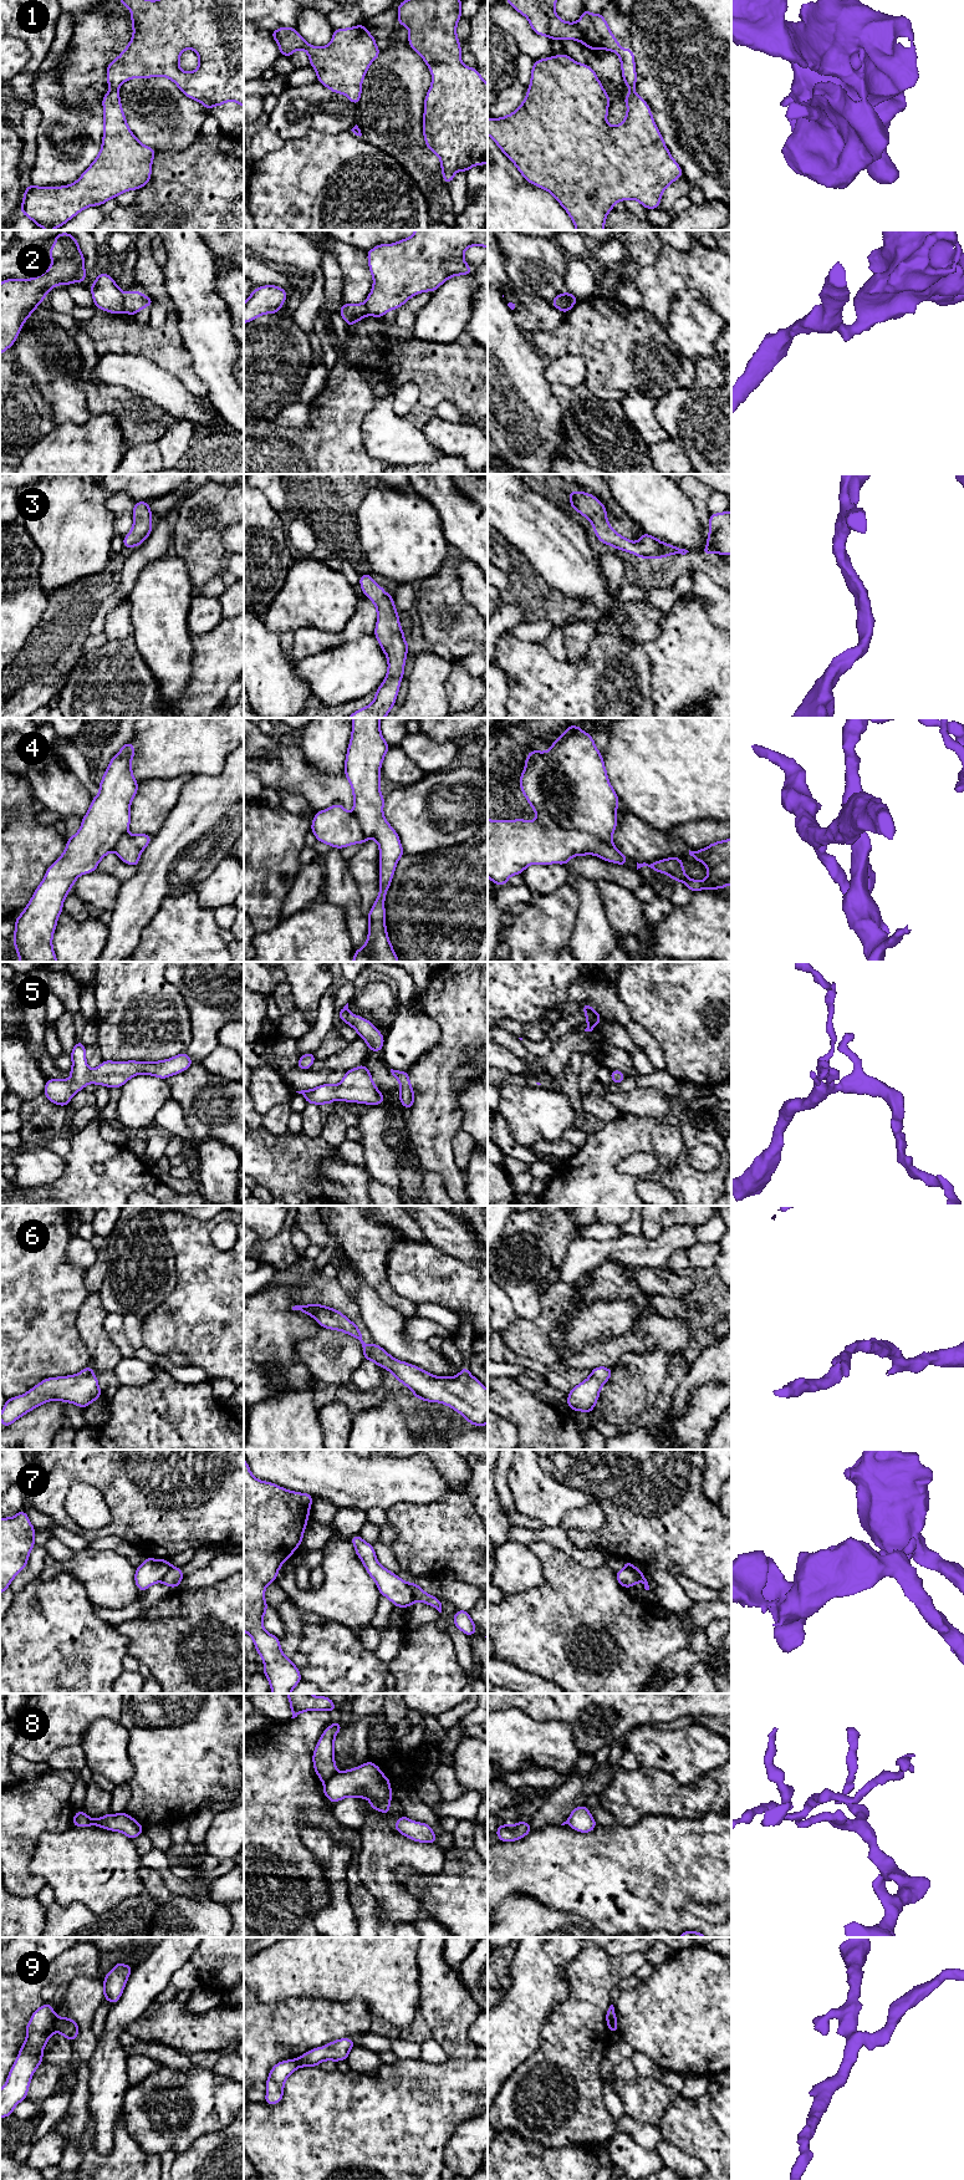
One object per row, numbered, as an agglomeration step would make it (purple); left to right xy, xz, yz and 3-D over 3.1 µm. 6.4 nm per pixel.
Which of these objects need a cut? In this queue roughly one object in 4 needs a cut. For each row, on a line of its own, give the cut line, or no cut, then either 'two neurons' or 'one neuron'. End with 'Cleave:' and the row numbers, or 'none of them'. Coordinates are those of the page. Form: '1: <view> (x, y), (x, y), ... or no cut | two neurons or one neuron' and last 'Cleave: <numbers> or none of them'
1: xy (111, 88), (117, 90) | two neurons
2: yz (564, 293), (569, 301), (569, 310) | two neurons
3: no cut | one neuron
4: yz (535, 820), (547, 826), (581, 830), (605, 844), (612, 844) | two neurons
5: no cut | one neuron
6: no cut | one neuron
7: xz (406, 1583), (414, 1600) | two neurons
8: xz (337, 1772), (324, 1782) | two neurons
9: xy (55, 2017), (56, 2031) | two neurons
Cleave: 1, 2, 4, 7, 8, 9

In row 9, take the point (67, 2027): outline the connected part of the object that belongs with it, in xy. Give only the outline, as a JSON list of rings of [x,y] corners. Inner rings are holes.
[[[56,2017],[56,2032],[60,2032],[70,2042],[73,2042],[78,2036],[80,2027],[71,2017]]]

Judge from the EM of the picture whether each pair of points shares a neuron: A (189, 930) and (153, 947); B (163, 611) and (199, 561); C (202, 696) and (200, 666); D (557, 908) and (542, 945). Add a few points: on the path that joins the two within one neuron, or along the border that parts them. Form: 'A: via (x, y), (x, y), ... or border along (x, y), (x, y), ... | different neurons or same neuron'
A: via (180, 938), (172, 947), (162, 947) | same neuron
B: border along (176, 554), (184, 561), (193, 585) | different neurons
C: via (202, 688), (202, 673) | same neuron
D: via (552, 917), (542, 928), (542, 936) | same neuron

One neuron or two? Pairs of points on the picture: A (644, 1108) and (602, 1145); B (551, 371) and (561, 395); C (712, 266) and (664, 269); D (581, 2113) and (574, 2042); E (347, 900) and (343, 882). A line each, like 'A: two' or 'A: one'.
A: two
B: two
C: one
D: one
E: one

